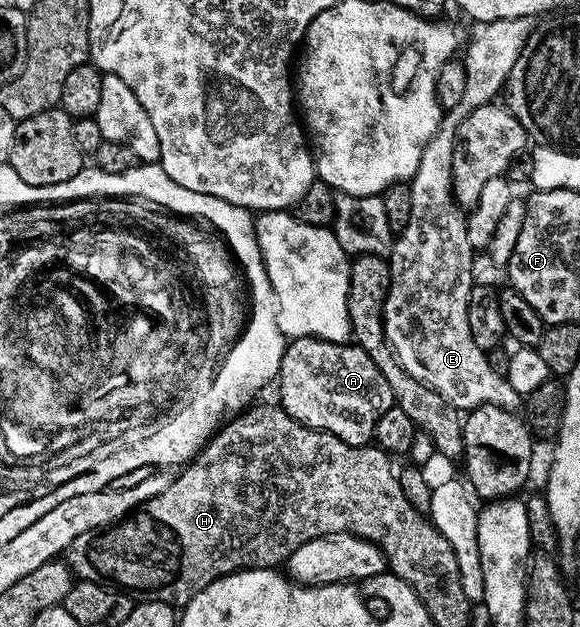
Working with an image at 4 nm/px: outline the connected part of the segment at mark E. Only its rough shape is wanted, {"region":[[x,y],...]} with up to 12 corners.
{"region":[[534,17],[476,28],[465,95],[409,182],[384,338],[458,411],[521,397],[473,343],[457,127],[504,92]]}

